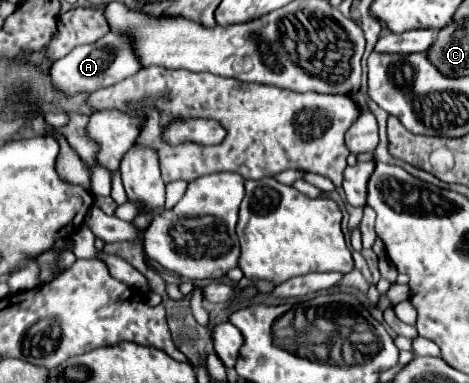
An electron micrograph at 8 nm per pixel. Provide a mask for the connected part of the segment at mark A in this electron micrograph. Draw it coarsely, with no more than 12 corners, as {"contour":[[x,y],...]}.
{"contour":[[106,34],[52,62],[52,86],[90,94],[142,66],[124,36]]}

